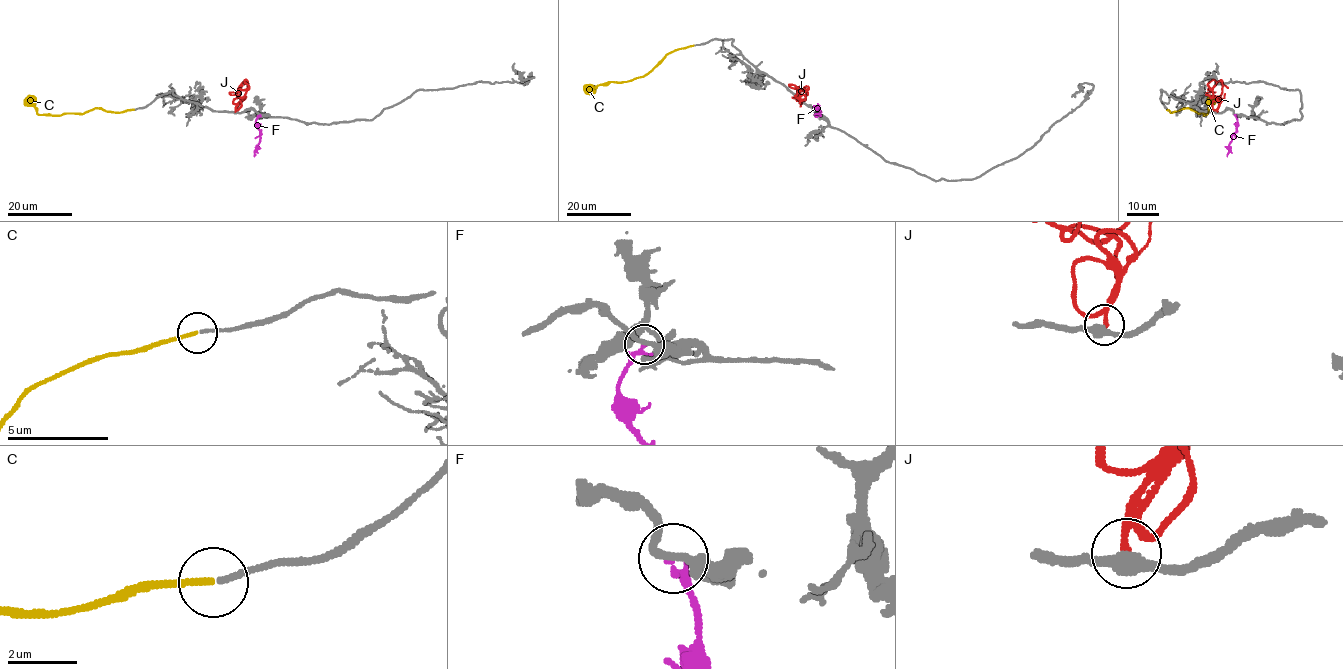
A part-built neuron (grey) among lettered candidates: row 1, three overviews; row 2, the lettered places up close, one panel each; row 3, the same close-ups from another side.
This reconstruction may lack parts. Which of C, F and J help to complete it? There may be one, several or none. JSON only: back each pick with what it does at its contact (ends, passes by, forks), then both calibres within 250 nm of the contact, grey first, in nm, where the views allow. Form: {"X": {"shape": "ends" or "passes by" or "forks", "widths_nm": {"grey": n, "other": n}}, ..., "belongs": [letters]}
{"C": {"shape": "ends", "widths_nm": {"grey": 150, "other": 170}}, "belongs": ["C"]}

